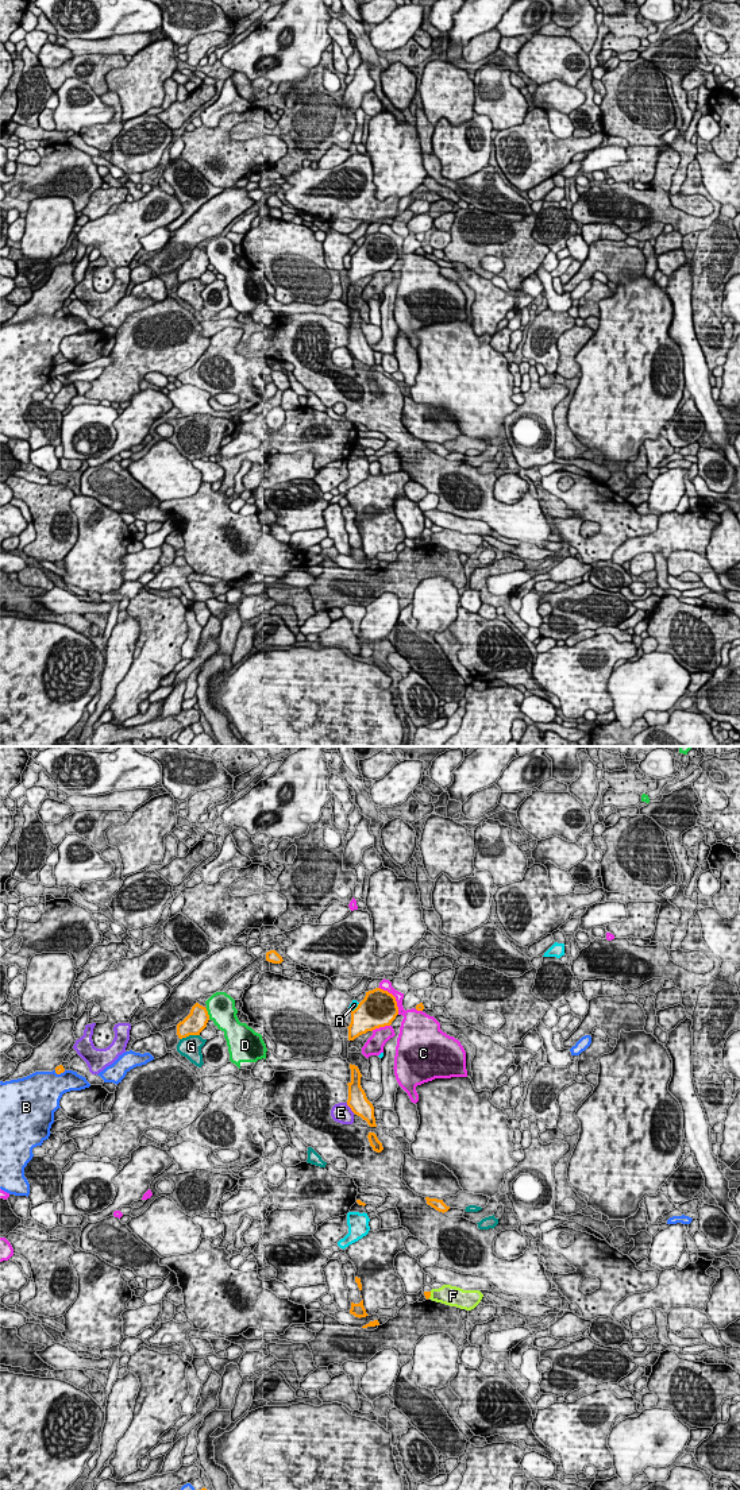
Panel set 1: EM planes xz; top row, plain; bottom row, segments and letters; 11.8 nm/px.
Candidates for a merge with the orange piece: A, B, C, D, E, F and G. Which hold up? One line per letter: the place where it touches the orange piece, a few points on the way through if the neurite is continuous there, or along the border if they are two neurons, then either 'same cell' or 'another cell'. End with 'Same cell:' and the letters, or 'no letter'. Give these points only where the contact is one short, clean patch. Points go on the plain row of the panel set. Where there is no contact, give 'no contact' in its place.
A: xz (357, 251) | another cell
B: xz (60, 317) | another cell
C: xz (394, 242) | another cell
D: xz (207, 258) | another cell
E: xz (350, 351) | another cell
F: xz (430, 539) | along xz (431, 536), (428, 541) | another cell
G: xz (189, 278) | another cell
Same cell: no letter

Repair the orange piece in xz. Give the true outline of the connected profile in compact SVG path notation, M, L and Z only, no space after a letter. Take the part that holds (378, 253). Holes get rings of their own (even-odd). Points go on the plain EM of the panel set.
M381 232L366 236L365 243L351 255L348 285L354 285L367 275L390 270L398 259L396 242Z

